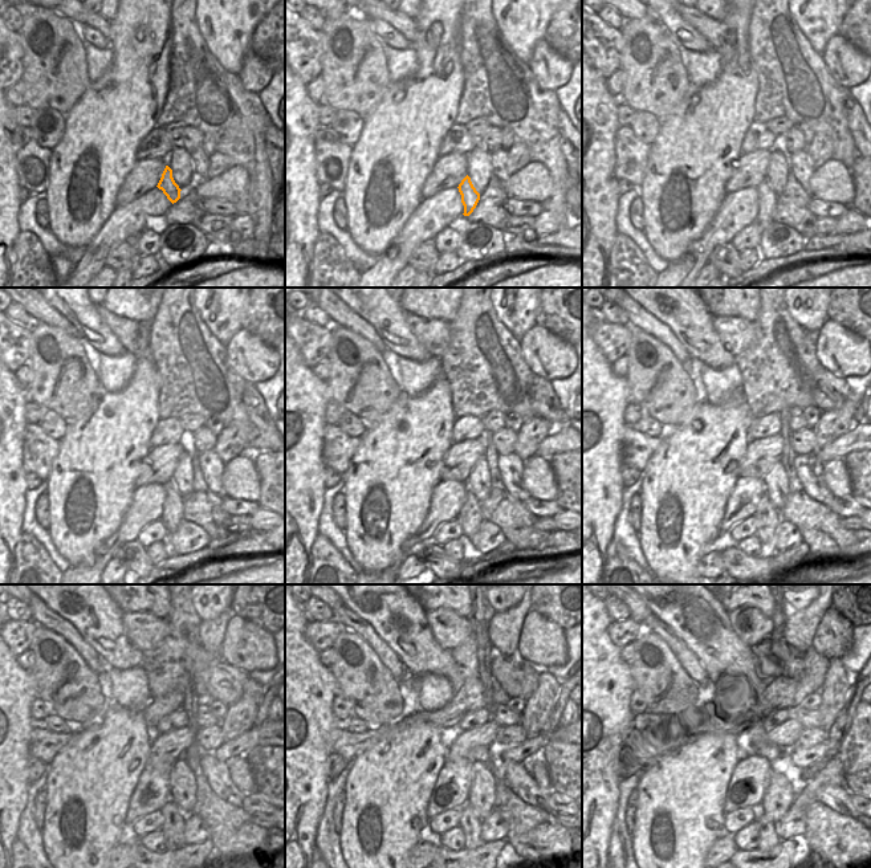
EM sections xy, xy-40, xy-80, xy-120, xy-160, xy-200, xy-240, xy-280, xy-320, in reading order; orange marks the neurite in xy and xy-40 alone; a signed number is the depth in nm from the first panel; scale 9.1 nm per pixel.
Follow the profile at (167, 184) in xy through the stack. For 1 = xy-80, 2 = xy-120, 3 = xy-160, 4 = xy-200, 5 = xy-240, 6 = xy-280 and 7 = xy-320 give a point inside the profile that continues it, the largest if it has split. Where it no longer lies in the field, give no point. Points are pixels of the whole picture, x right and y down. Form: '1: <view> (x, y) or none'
1: xy-80 (766, 196)
2: xy-120 (173, 509)
3: xy-160 (469, 517)
4: xy-200 (768, 517)
5: xy-240 (174, 819)
6: xy-280 (469, 822)
7: xy-320 (768, 835)

